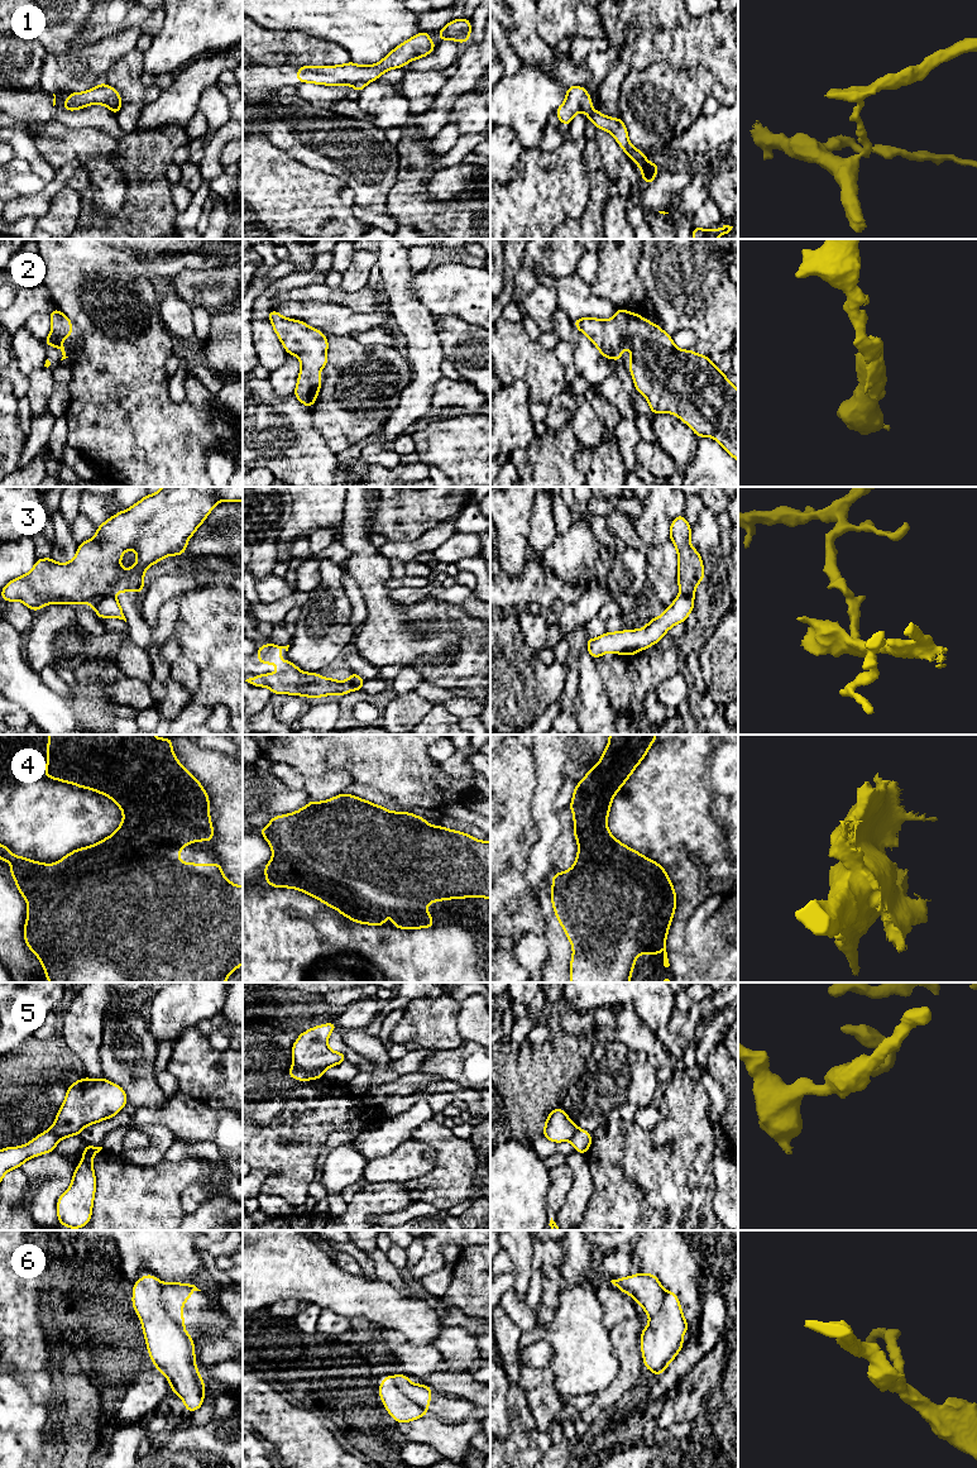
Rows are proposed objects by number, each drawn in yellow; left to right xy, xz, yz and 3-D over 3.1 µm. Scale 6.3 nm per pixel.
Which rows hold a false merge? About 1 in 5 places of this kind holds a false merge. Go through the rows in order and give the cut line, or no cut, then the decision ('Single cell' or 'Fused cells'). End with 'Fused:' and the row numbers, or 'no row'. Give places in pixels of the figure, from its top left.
1: Split along xy (108, 103), (116, 101), (121, 105). Fused cells
2: No split. Single cell
3: Split along xy (113, 593), (109, 593), (94, 607). Fused cells
4: No split. Single cell
5: Split along xz (295, 1062), (309, 1079). Fused cells
6: Split along xy (161, 1284), (162, 1306), (182, 1328). Fused cells
Fused: 1, 3, 5, 6

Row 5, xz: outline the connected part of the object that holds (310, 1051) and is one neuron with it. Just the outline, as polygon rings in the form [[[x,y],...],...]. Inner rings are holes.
[[[335,1022],[312,1027],[301,1033],[293,1043],[291,1049],[293,1062],[306,1072],[308,1080],[324,1077],[326,1068],[348,1060],[344,1053],[327,1047],[327,1038],[334,1029],[337,1029]]]

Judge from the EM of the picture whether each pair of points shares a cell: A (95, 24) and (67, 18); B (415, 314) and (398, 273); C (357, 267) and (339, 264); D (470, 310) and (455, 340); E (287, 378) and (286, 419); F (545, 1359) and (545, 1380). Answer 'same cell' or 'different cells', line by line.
A: different cells
B: same cell
C: different cells
D: different cells
E: different cells
F: different cells

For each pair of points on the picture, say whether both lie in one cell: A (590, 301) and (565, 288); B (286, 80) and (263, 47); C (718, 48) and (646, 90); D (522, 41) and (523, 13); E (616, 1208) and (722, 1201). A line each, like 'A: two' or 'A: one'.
A: one
B: two
C: two
D: one
E: two

